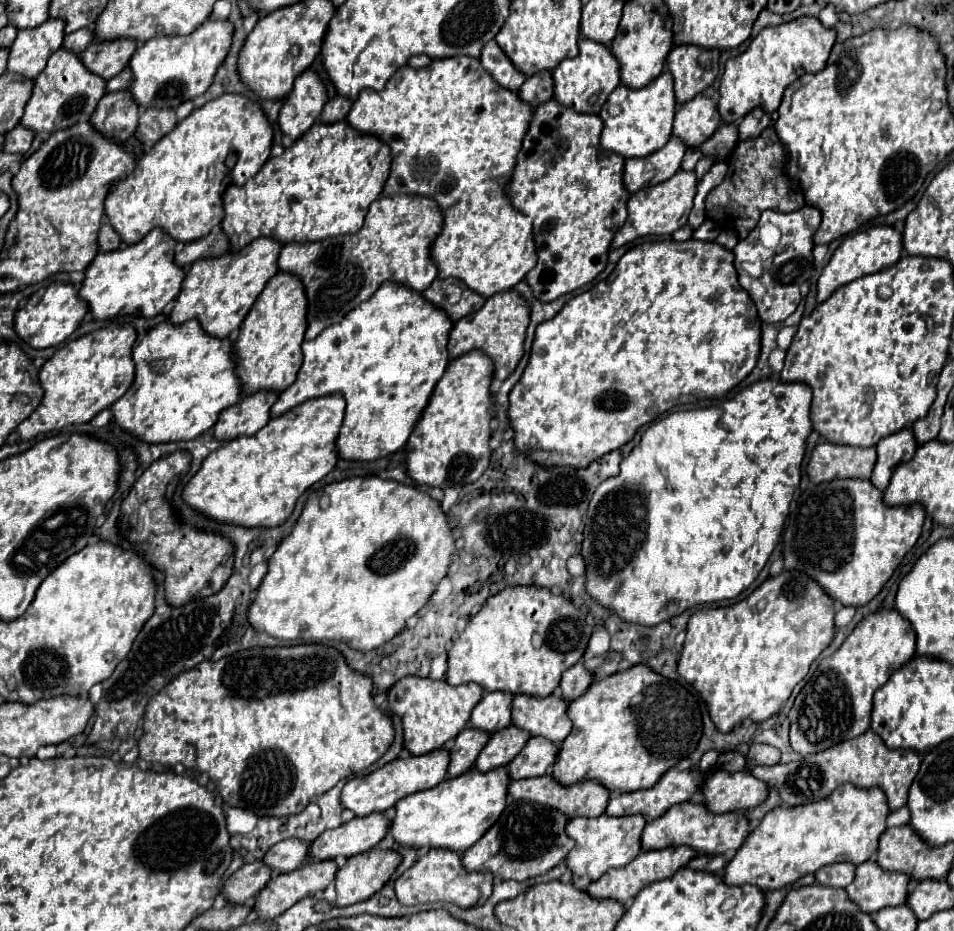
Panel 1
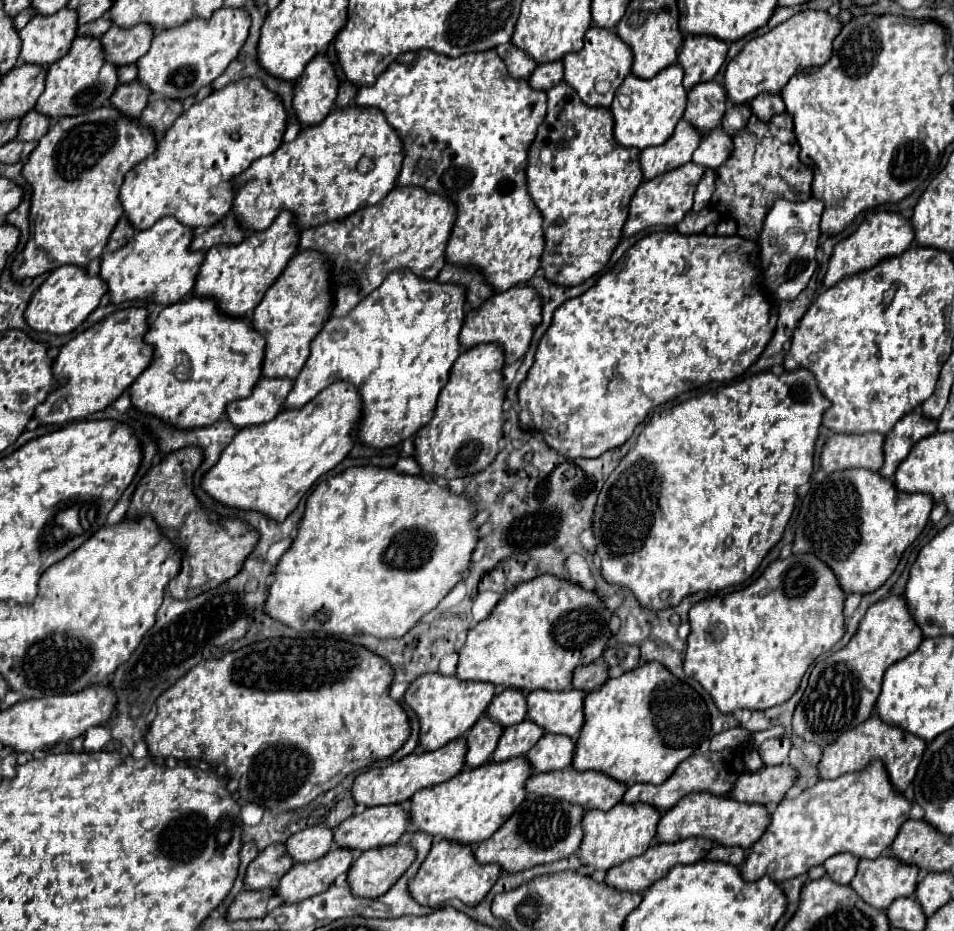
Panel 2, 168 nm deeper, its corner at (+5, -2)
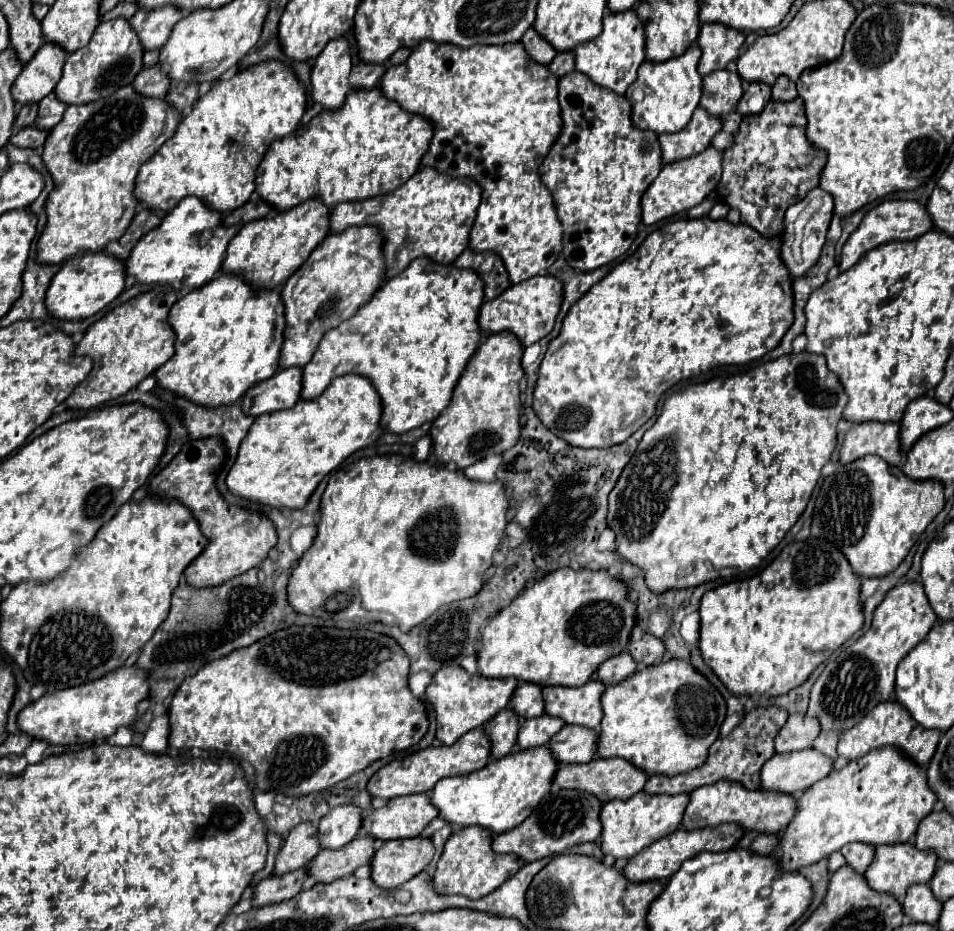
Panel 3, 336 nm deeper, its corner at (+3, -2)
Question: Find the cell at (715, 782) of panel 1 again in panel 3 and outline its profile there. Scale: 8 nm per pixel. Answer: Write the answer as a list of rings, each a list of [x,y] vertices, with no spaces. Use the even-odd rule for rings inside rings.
[[[815,749],[775,755],[765,763],[761,771],[761,789],[801,795],[831,771],[833,759]]]

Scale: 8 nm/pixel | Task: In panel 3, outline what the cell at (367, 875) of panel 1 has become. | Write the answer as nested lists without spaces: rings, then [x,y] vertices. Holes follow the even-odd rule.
[[[427,837],[385,841],[371,861],[373,881],[383,889],[395,889],[421,873],[431,863],[433,855],[435,847]]]

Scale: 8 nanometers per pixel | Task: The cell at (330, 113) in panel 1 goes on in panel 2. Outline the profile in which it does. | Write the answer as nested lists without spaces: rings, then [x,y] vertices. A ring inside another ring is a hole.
[[[349,81],[341,83],[341,87],[339,87],[339,95],[337,95],[335,105],[337,105],[337,107],[347,107],[347,105],[351,105],[351,101],[353,101],[353,97],[355,97],[355,91],[357,91],[357,89],[355,89]]]

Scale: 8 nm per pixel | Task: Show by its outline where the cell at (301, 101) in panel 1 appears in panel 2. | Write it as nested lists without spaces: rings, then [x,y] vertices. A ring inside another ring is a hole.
[[[317,55],[297,79],[293,89],[293,111],[303,127],[317,125],[327,117],[337,97],[337,77],[325,55]]]

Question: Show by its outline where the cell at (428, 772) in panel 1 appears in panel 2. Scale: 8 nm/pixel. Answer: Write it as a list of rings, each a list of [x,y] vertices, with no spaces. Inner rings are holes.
[[[455,739],[447,743],[445,747],[429,753],[411,753],[403,757],[401,761],[385,767],[385,769],[369,769],[355,777],[351,795],[357,805],[375,807],[375,805],[395,805],[407,801],[415,791],[439,785],[451,777],[455,777],[463,769],[463,753],[467,751],[467,745],[463,739]]]

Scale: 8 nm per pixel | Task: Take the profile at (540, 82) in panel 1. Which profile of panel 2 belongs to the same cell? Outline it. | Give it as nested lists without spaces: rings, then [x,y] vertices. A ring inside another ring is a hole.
[[[547,63],[547,65],[537,65],[537,69],[531,73],[529,87],[537,89],[537,91],[547,91],[551,87],[555,87],[559,81],[563,79],[563,63]]]

